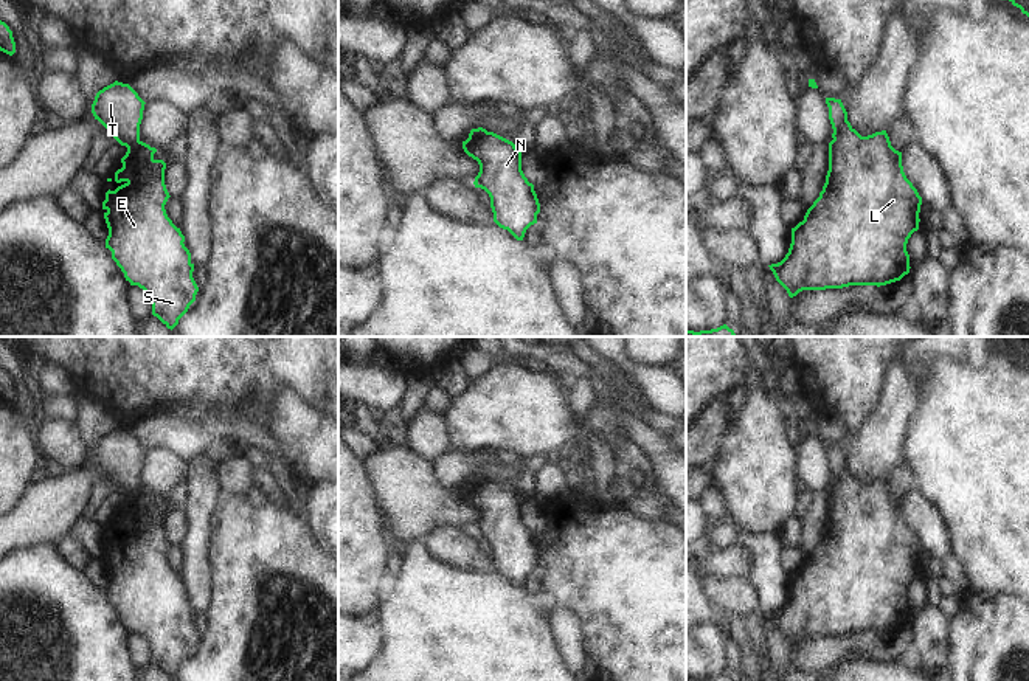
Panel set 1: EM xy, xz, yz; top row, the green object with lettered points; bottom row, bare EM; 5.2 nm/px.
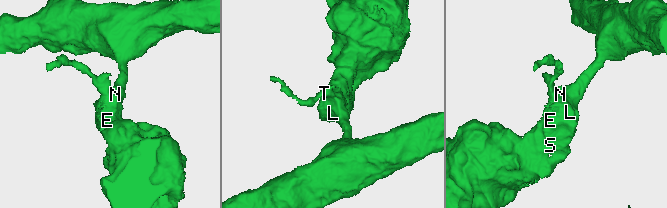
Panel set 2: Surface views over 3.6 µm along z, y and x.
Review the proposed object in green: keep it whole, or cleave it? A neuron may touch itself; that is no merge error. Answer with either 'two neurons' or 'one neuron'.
two neurons

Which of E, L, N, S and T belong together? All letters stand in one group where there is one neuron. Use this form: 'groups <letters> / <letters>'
groups E L N S / T

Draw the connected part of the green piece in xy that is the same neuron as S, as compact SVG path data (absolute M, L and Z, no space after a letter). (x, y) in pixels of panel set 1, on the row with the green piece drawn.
M140 141L121 158L123 168L113 178L120 186L109 189L102 202L109 228L106 248L126 281L147 293L152 315L172 330L196 301L199 287L185 236L165 209L171 197L165 185L166 163L155 160L155 152Z

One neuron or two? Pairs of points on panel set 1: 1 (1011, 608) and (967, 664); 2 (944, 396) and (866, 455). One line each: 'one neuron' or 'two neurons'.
1: one neuron
2: two neurons

